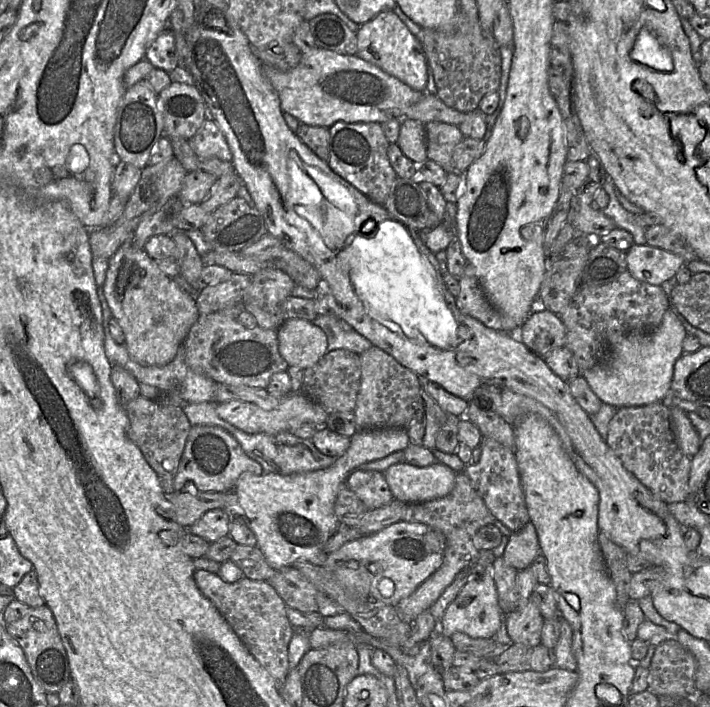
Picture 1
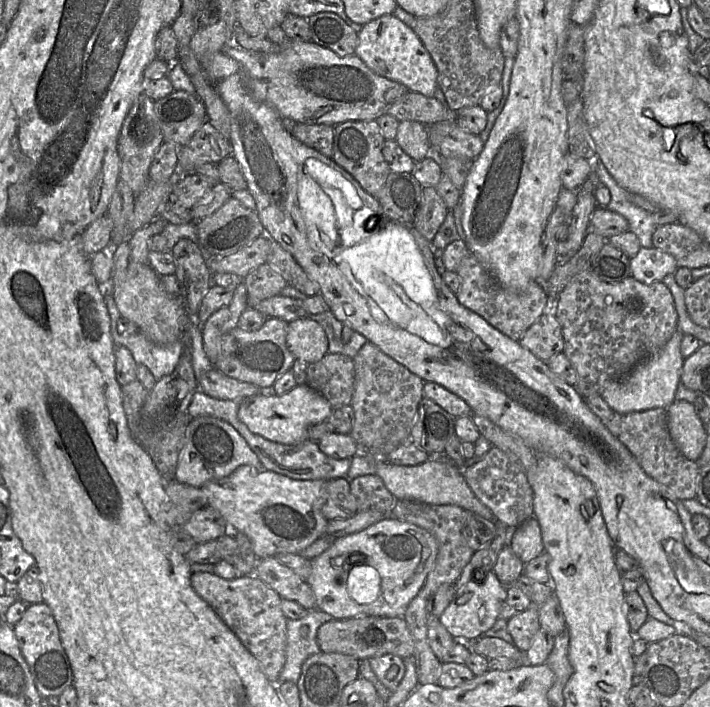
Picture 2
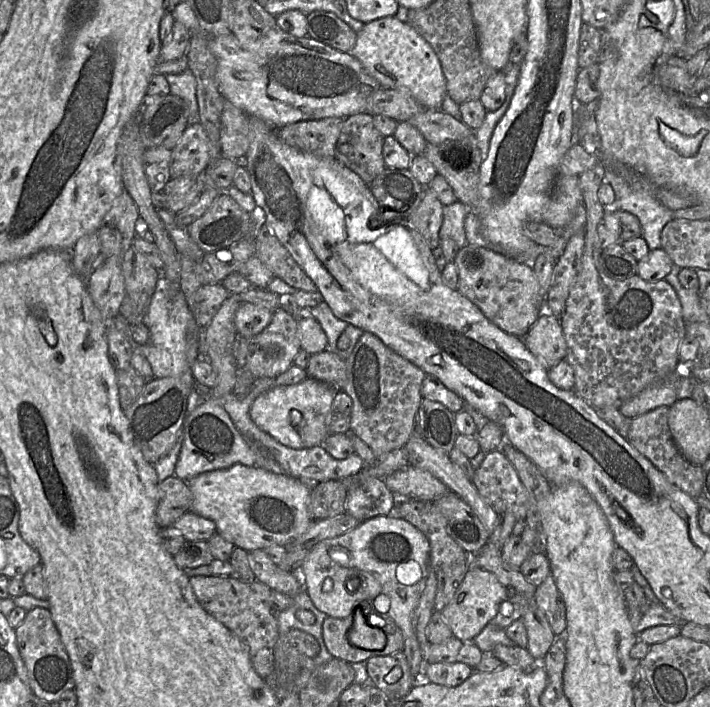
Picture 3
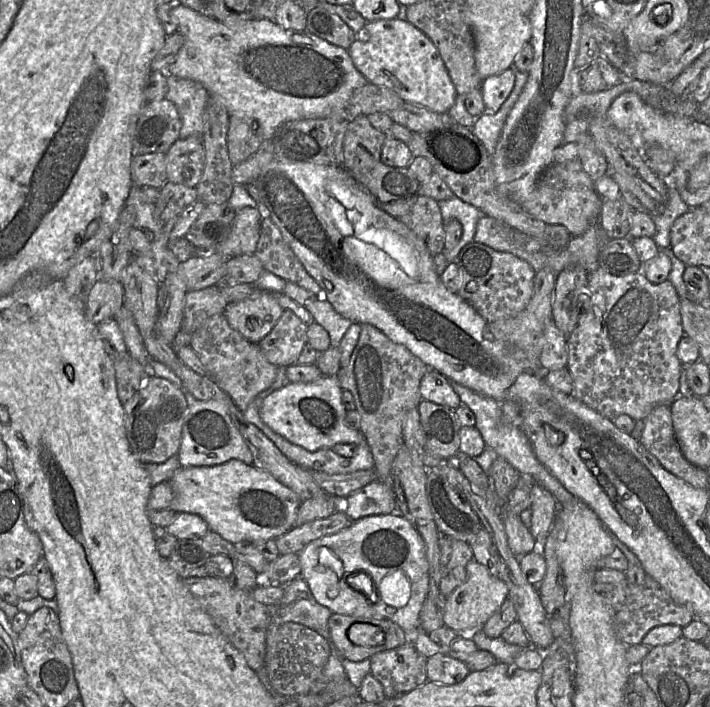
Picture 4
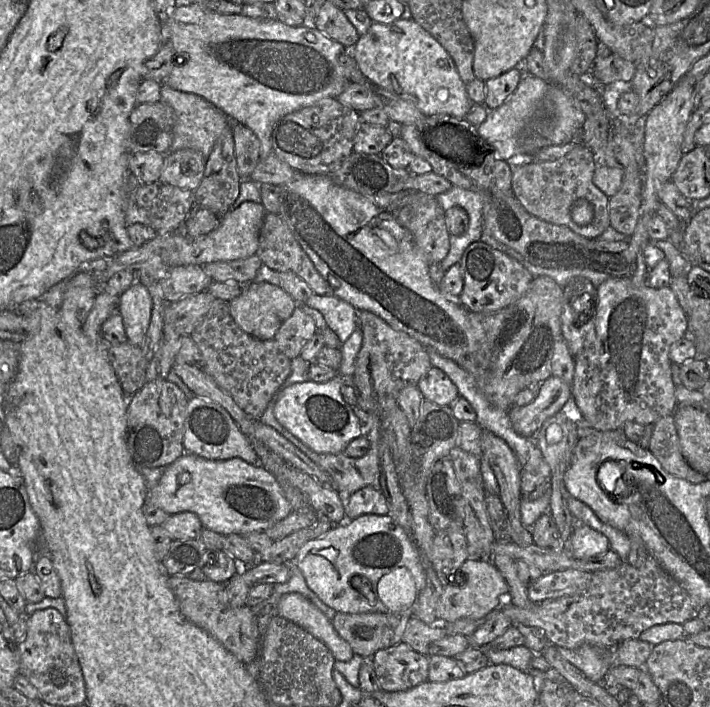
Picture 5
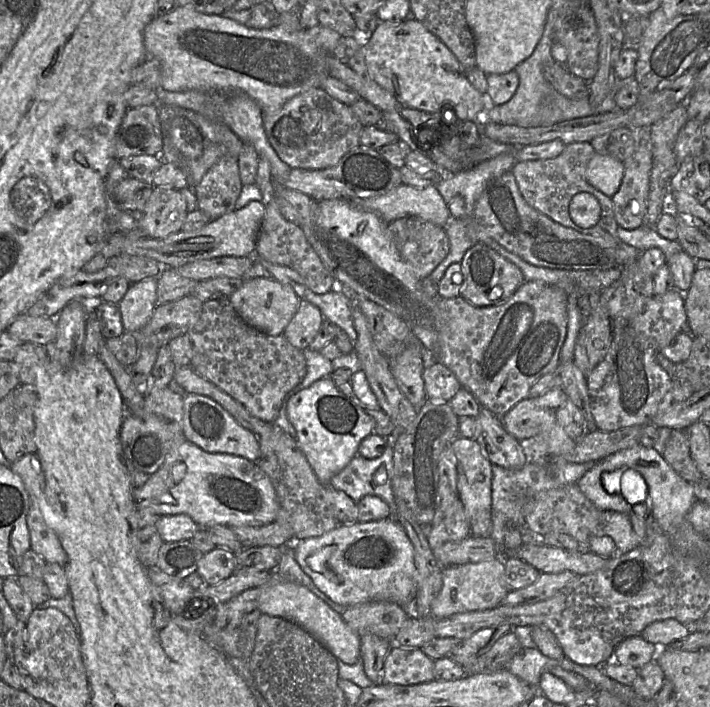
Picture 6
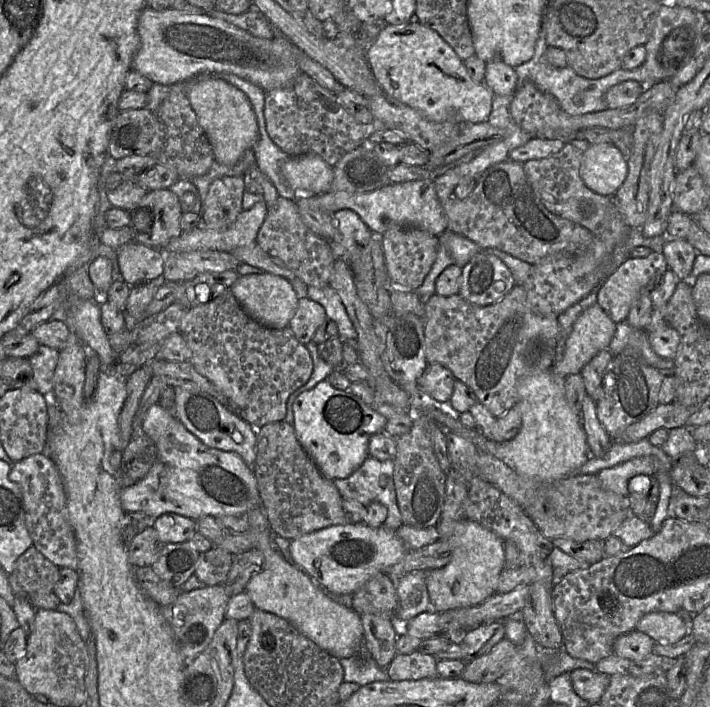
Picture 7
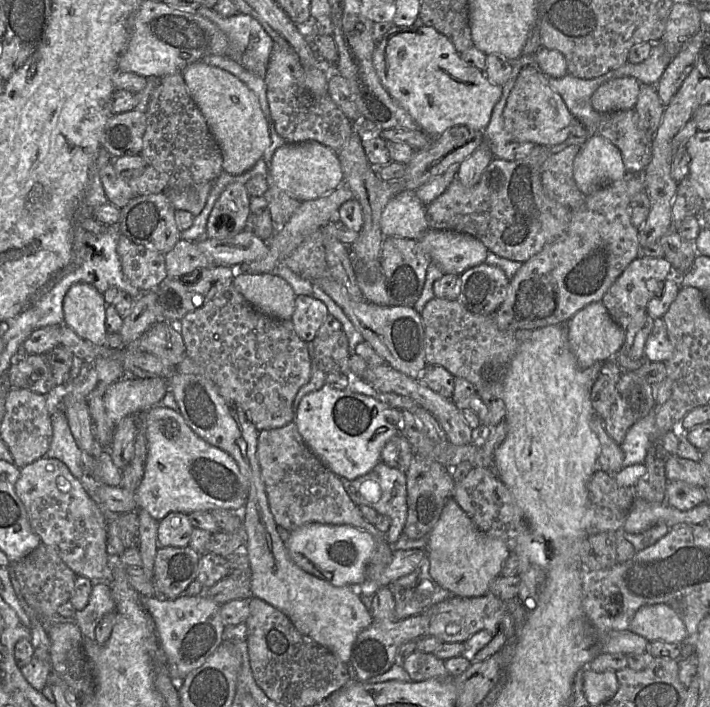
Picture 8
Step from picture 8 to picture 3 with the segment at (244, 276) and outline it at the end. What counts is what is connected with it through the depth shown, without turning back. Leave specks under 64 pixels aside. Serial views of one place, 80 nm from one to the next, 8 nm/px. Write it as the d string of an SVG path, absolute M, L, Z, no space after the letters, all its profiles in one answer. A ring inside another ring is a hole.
M243 302L234 316L238 336L251 338L261 333L271 322L273 311L249 302Z

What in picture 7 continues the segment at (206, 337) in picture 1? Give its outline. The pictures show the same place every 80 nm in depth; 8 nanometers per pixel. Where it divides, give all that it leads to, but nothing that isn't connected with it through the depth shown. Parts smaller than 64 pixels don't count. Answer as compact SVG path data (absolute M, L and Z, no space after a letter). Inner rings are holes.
M304 297L299 299L297 310L289 322L288 328L301 344L306 345L313 339L318 327L326 319L323 306Z

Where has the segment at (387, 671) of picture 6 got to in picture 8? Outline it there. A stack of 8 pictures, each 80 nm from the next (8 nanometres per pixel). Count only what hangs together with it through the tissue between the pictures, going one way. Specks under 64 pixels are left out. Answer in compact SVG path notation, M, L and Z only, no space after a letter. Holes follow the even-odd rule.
M416 649L401 662L401 666L413 681L450 677L443 660L437 658L433 653L419 652Z

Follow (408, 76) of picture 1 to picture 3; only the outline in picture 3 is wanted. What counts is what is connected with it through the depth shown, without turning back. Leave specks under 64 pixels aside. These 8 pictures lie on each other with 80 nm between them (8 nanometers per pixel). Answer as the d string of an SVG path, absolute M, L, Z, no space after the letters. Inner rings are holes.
M387 16L365 23L357 33L351 55L381 87L405 90L424 108L441 108L447 89L440 60L431 45L407 22Z

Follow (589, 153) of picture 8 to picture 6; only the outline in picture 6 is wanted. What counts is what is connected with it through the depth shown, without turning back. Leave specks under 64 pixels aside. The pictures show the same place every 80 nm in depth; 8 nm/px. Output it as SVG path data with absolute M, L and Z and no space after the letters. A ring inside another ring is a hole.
M595 152L587 165L586 177L594 188L612 197L621 185L624 170L622 161Z

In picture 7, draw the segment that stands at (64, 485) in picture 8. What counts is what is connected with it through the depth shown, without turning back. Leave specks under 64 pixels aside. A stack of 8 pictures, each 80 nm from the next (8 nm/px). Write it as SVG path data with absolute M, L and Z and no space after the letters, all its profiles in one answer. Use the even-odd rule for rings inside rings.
M33 454L11 465L11 481L19 485L25 511L25 523L33 546L58 567L78 569L75 532L69 520L63 480L56 464L46 454Z

